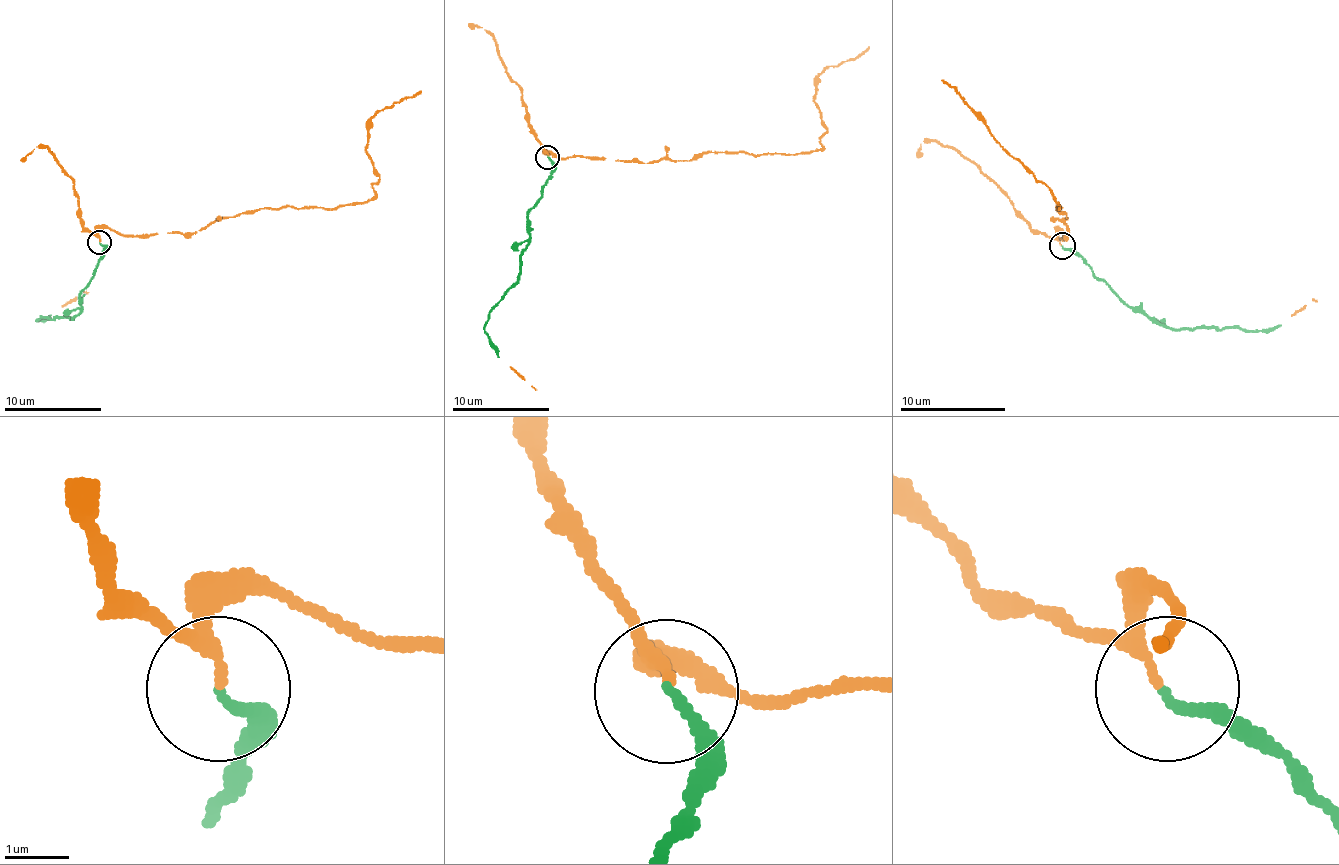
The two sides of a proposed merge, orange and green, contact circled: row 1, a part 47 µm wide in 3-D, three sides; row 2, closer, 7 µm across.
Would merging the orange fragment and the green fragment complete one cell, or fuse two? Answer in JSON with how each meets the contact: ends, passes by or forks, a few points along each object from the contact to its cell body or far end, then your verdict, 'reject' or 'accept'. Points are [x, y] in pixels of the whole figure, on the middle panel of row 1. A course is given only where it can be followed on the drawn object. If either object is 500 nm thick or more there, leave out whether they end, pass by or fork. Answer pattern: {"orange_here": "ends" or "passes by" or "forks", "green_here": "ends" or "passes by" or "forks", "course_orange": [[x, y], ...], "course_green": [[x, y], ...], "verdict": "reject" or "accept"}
{"orange_here": "passes by", "green_here": "ends", "course_orange": [[547, 156], [687, 161], [709, 151], [813, 151], [823, 147], [825, 132], [813, 100], [816, 79], [869, 47]], "course_green": [[547, 156], [552, 176], [527, 212], [530, 241], [520, 258], [520, 277], [489, 314], [484, 328], [498, 357]], "verdict": "accept"}

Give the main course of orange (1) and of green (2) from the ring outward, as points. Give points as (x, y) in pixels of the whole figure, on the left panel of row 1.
1: (99, 242), (106, 227), (193, 234), (261, 208), (365, 203), (377, 179), (368, 123), (421, 91)
2: (99, 242), (104, 256), (94, 271), (94, 278), (79, 293), (82, 310), (72, 319), (36, 319), (50, 314)

